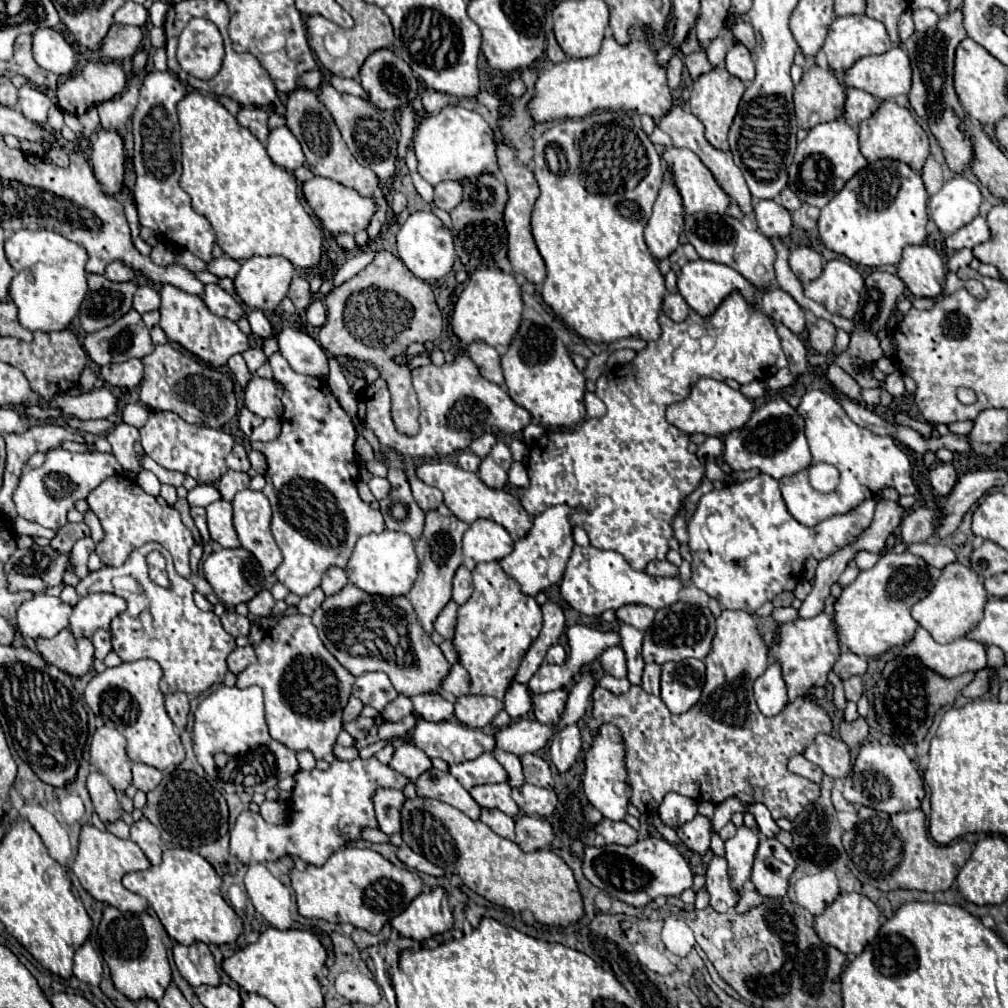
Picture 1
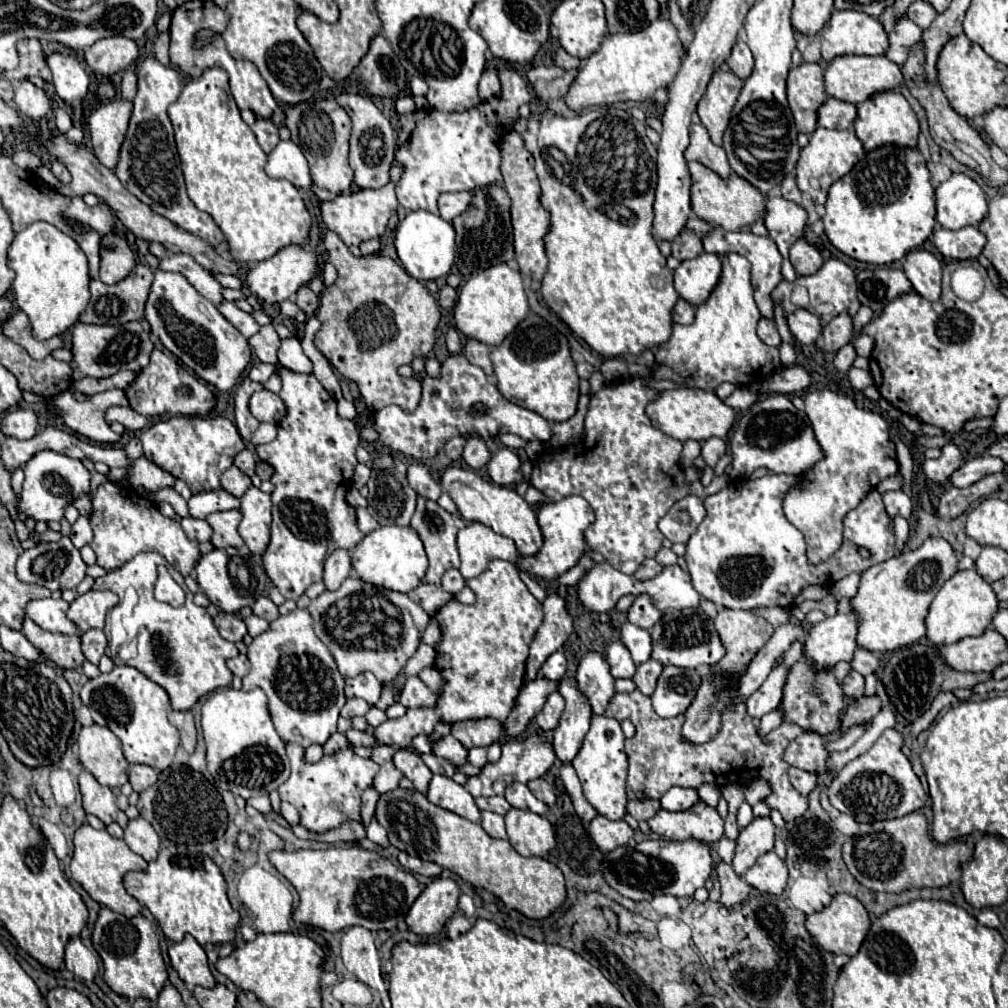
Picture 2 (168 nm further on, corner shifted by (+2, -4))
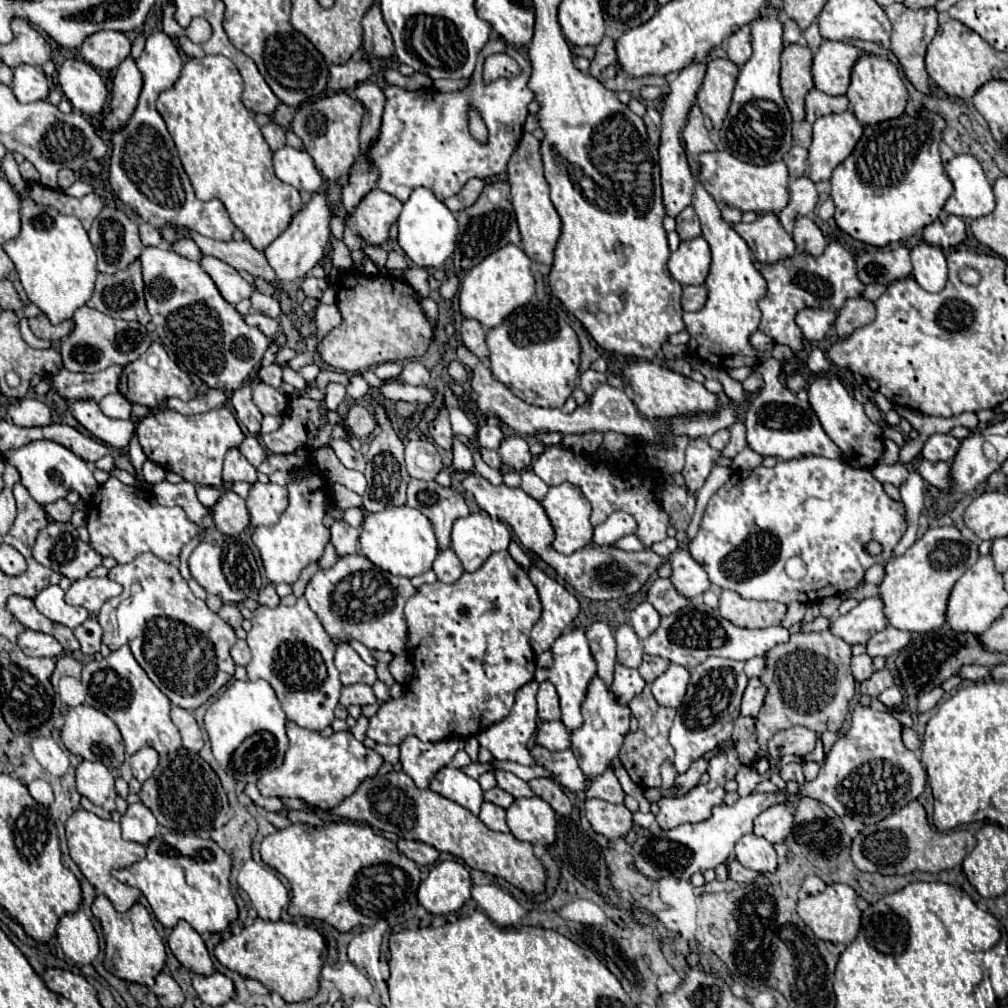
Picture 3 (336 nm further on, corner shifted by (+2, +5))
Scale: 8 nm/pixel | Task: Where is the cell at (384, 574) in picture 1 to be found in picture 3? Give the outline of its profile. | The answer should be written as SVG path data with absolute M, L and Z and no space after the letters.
M410 505L388 507L378 513L368 513L360 529L360 545L362 553L376 567L408 579L432 569L432 563L438 555L438 543L430 519L420 509L414 509Z

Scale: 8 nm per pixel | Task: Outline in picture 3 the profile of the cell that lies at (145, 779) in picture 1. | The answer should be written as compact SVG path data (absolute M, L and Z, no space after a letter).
M142 747L138 753L130 757L130 765L132 765L132 775L140 783L144 783L158 767L158 751L154 747Z

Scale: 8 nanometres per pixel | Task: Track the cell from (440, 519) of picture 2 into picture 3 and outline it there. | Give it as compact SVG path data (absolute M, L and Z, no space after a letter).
M410 479L406 503L410 507L418 507L432 521L440 549L450 547L452 523L458 517L468 515L468 507L462 493L452 487L442 487L436 481Z

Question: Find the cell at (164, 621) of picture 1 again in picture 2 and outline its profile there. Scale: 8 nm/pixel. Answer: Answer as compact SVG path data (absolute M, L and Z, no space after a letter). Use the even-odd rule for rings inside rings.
M140 552L124 566L108 572L100 578L100 590L112 590L118 596L122 596L122 592L126 590L124 598L120 598L118 604L118 616L106 618L106 654L116 664L138 668L150 680L160 684L168 692L174 710L190 710L200 696L216 688L224 688L232 682L232 672L228 670L226 660L234 658L238 654L238 648L232 642L222 640L222 636L218 636L218 630L206 608L194 604L192 592L184 584L180 572L174 570L158 552ZM156 564L164 564L176 578L176 582L184 588L184 606L174 608L170 604L158 602L152 596L152 588L156 582Z

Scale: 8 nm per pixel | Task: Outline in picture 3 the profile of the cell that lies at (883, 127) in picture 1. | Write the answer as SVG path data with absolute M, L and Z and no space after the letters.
M864 53L852 67L850 87L846 91L846 97L852 105L856 119L864 125L870 125L870 123L880 123L882 119L894 119L894 115L902 115L908 101L908 91L898 73L898 67L888 57Z

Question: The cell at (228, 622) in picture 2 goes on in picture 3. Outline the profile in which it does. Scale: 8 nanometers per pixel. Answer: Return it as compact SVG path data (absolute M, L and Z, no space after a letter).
M230 603L222 605L222 609L218 611L218 615L220 615L228 625L232 625L232 627L238 627L238 625L244 621L244 617L240 615L238 605L230 605Z

